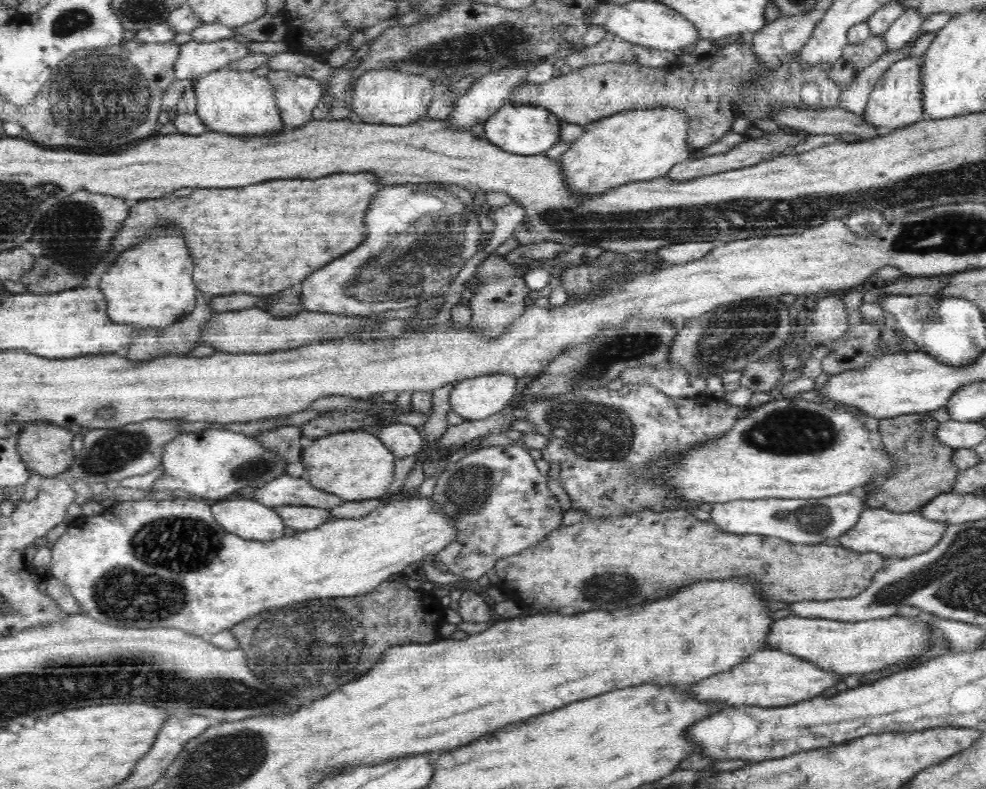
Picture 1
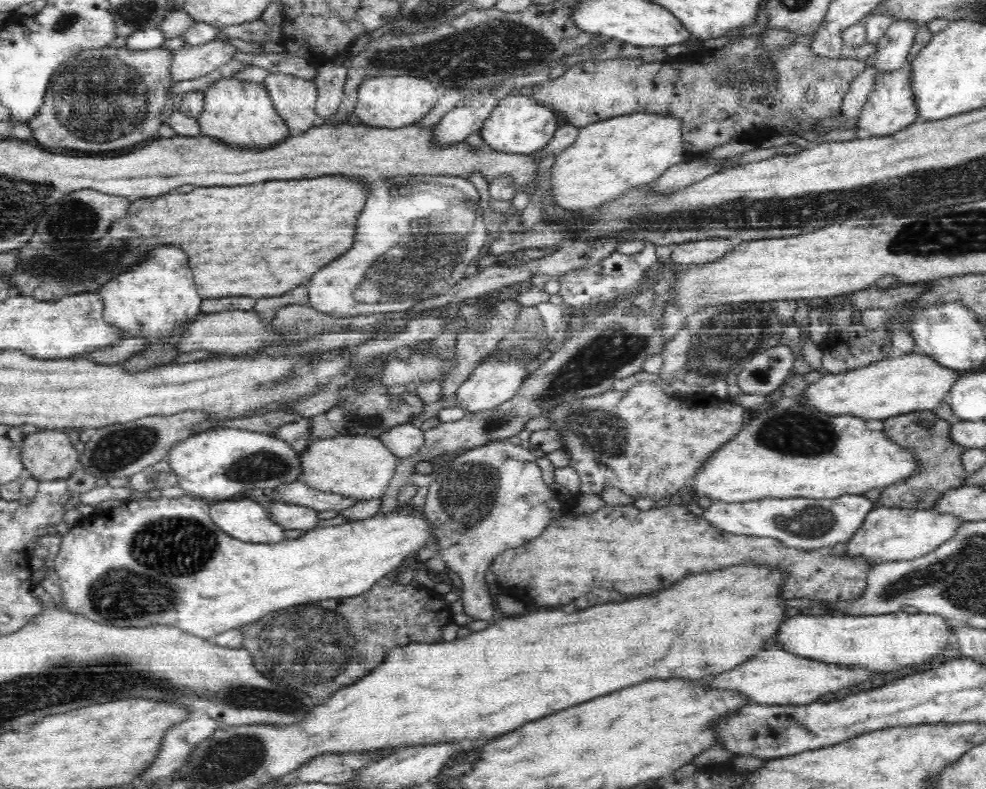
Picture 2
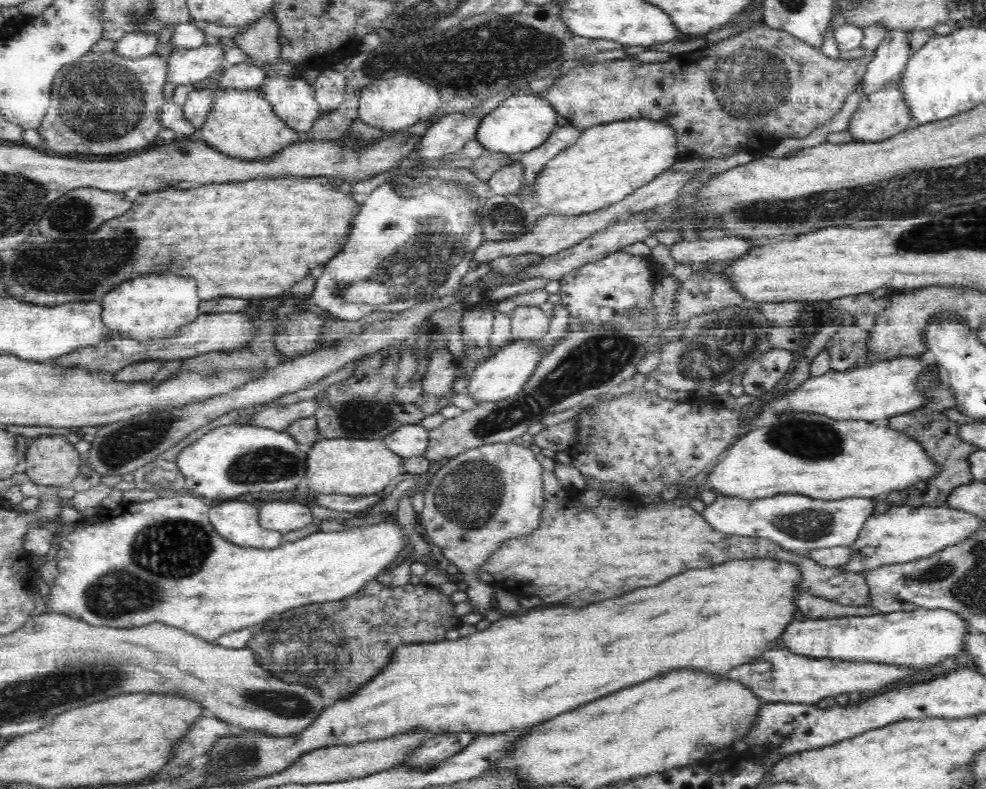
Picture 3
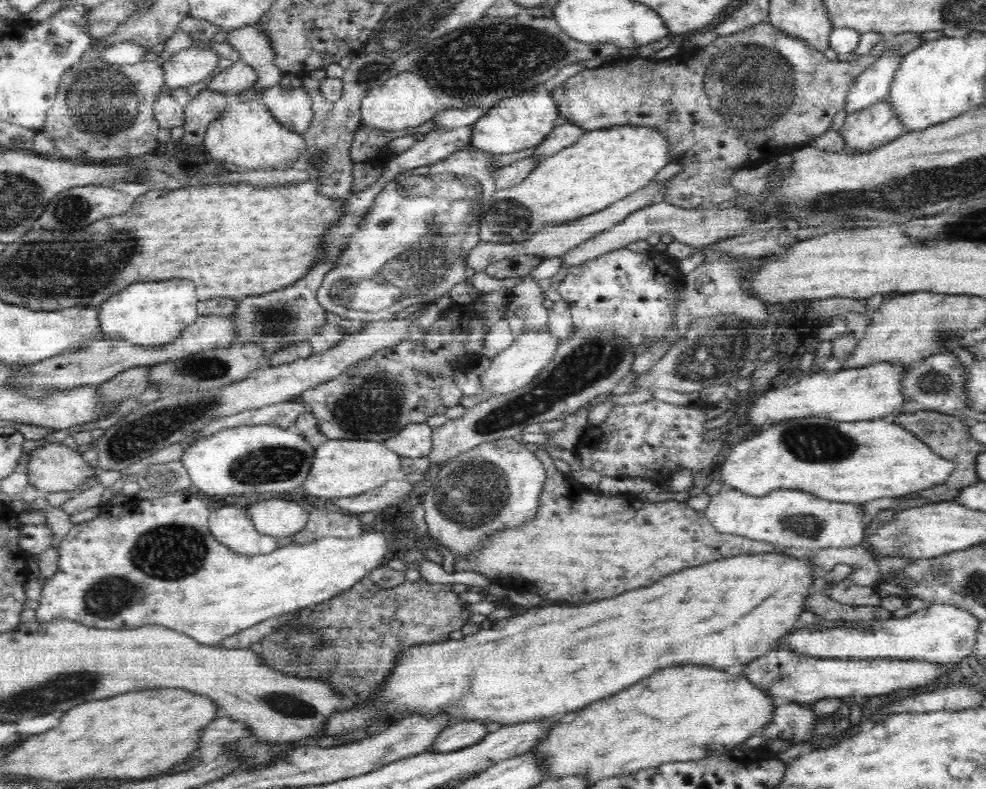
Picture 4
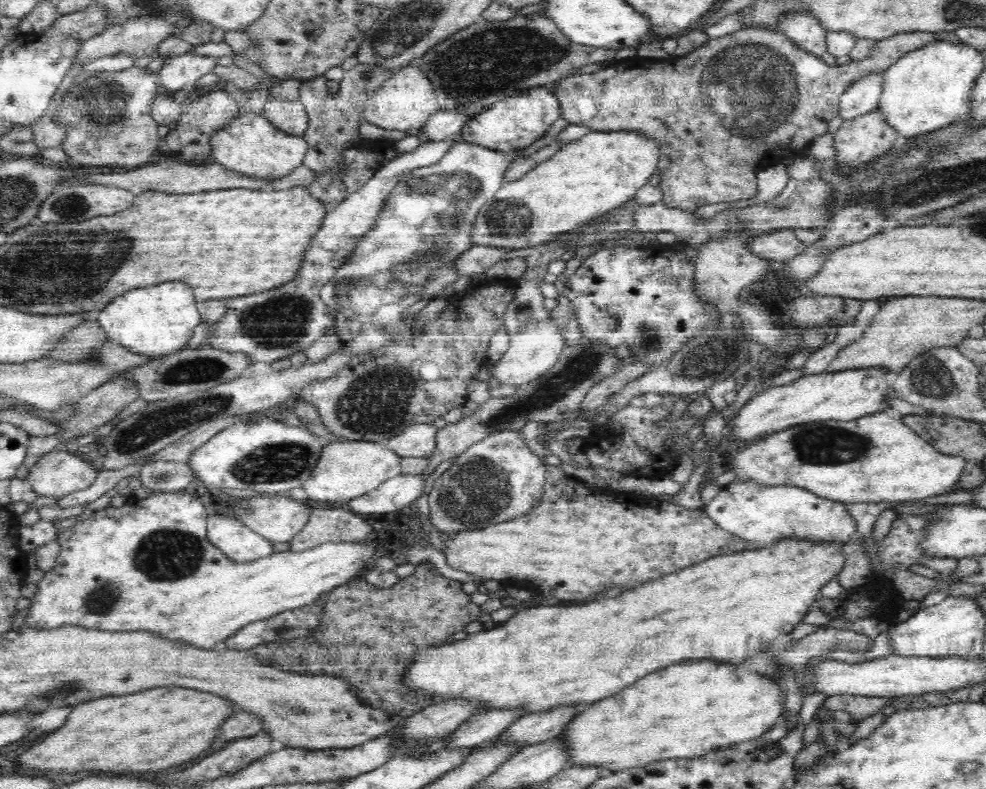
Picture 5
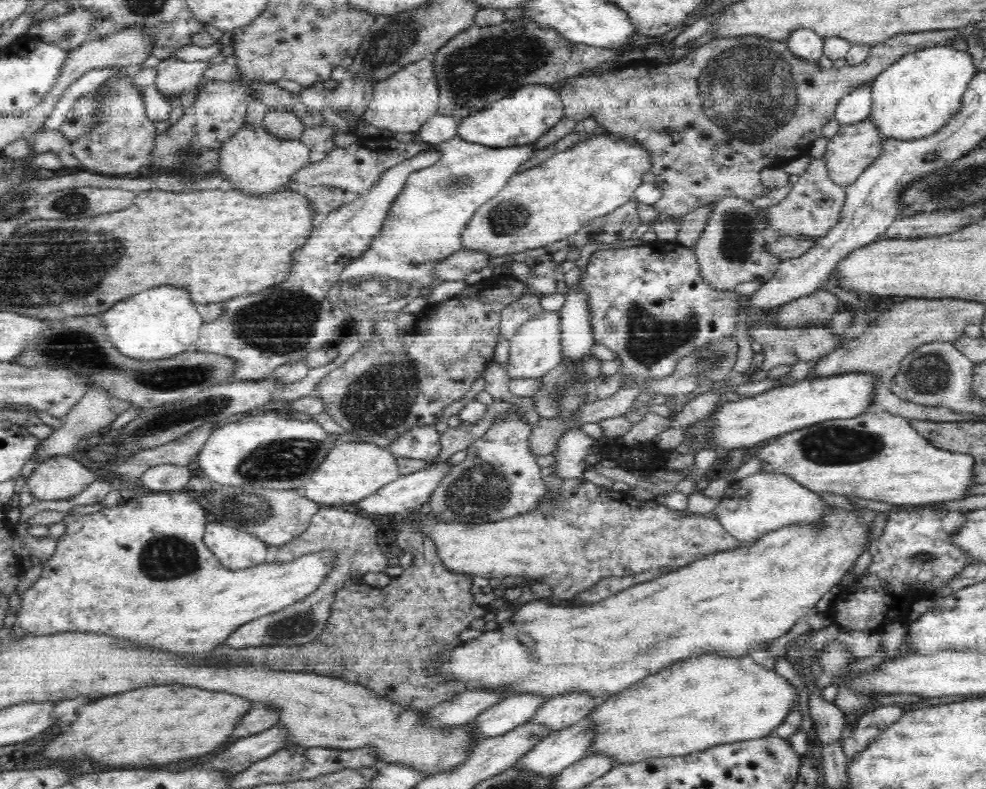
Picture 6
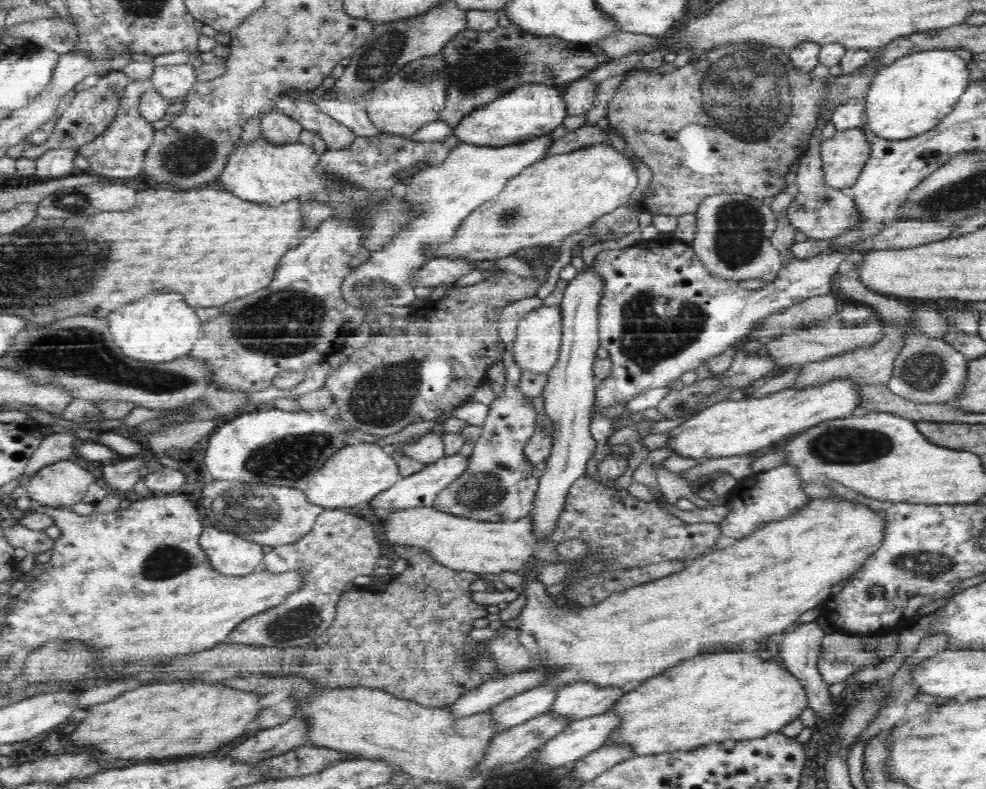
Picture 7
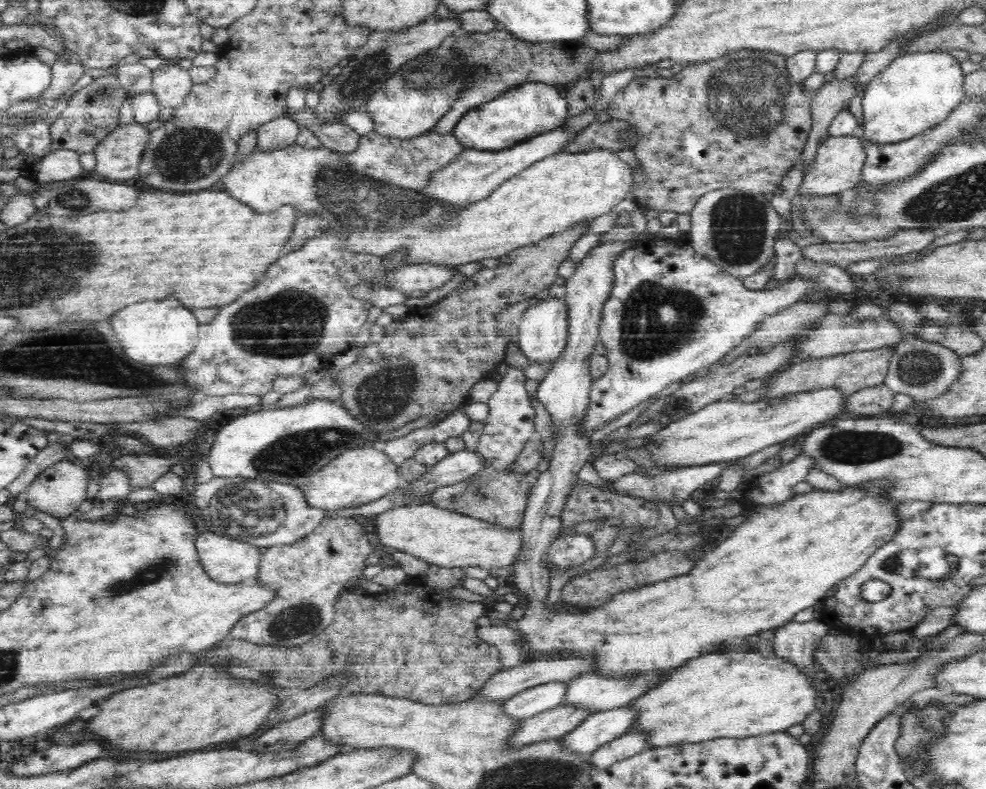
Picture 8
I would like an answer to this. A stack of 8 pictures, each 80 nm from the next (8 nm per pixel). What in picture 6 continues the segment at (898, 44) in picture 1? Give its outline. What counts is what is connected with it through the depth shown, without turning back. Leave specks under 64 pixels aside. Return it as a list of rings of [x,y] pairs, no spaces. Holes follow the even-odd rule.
[[[864,83],[845,94],[835,108],[840,126],[868,119],[871,112],[871,83]]]

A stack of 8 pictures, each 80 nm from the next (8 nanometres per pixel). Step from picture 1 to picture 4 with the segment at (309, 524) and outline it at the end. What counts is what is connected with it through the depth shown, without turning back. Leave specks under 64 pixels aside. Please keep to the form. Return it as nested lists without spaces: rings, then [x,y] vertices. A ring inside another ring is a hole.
[[[268,496],[268,500],[254,504],[238,504],[238,507],[242,506],[246,509],[248,519],[254,523],[254,528],[271,537],[295,535],[306,526],[310,518],[306,508],[282,496],[273,499]]]

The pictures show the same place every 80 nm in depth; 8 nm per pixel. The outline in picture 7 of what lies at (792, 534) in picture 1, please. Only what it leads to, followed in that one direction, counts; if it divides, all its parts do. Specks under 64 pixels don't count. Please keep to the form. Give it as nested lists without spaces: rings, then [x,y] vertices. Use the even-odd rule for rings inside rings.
[[[780,465],[759,473],[754,472],[738,481],[725,498],[724,504],[728,508],[728,514],[719,523],[720,530],[725,539],[743,537],[764,521],[780,519],[791,514],[801,507],[807,498],[810,496],[804,493],[802,479],[796,474],[795,466]]]

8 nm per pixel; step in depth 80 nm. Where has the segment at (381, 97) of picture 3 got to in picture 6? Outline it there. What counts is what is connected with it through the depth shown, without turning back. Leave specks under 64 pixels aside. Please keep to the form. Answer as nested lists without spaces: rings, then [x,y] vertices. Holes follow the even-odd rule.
[[[432,54],[426,60],[418,60],[414,64],[404,66],[375,85],[363,114],[365,122],[382,131],[391,130],[394,133],[418,131],[429,118],[438,114],[440,90],[436,80],[436,76],[432,74]]]

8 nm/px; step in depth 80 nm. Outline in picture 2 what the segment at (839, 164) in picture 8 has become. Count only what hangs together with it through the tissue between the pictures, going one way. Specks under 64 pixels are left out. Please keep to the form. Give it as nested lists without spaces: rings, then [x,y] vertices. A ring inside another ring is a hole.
[[[910,64],[880,75],[874,83],[874,90],[864,104],[862,112],[856,118],[857,130],[870,134],[872,137],[885,137],[898,133],[919,120],[918,107],[914,104],[914,93],[910,86]]]

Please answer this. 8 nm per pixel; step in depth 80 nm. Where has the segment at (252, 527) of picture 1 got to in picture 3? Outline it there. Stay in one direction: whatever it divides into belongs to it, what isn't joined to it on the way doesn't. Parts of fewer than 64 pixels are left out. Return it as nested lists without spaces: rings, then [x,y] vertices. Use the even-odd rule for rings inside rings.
[[[238,500],[210,504],[208,515],[215,532],[239,548],[273,549],[282,544],[282,533],[263,529],[258,524],[254,504]]]

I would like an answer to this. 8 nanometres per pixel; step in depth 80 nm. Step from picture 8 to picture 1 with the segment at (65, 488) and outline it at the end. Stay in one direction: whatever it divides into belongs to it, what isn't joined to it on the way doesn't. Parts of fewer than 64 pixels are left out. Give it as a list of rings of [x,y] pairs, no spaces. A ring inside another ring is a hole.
[[[26,422],[18,434],[17,451],[28,470],[45,476],[56,477],[65,472],[73,462],[72,432],[66,427],[48,423]]]

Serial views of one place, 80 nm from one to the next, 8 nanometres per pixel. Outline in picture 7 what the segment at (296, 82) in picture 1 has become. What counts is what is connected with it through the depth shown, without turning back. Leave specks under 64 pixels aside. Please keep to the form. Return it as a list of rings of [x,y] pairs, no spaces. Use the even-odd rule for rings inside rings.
[[[272,112],[260,118],[261,137],[272,146],[284,146],[298,142],[303,126],[281,112]]]

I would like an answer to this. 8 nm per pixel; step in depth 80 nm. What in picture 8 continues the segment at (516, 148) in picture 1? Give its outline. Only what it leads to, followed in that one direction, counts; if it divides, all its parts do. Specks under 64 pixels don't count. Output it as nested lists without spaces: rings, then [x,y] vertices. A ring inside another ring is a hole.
[[[530,81],[508,88],[498,98],[466,112],[452,134],[464,148],[497,153],[563,126],[568,118],[567,112],[567,100],[556,88]]]

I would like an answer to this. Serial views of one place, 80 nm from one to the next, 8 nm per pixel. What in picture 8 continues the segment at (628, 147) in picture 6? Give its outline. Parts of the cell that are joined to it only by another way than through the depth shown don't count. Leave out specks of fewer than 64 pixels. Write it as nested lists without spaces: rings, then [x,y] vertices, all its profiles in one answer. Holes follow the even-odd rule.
[[[292,144],[274,152],[263,152],[257,147],[250,156],[234,164],[222,178],[220,188],[256,212],[268,214],[282,206],[291,206],[298,217],[315,214],[322,221],[319,232],[346,237],[346,249],[352,253],[374,255],[382,261],[402,253],[406,257],[406,266],[432,264],[454,268],[468,262],[494,263],[511,250],[552,238],[558,232],[574,228],[576,224],[609,213],[620,202],[631,197],[630,193],[635,188],[634,178],[635,170],[610,150],[600,148],[575,154],[560,153],[523,169],[500,184],[498,190],[494,190],[486,199],[454,208],[426,197],[420,190],[388,187],[362,177],[342,161],[342,154],[325,147],[306,149]]]

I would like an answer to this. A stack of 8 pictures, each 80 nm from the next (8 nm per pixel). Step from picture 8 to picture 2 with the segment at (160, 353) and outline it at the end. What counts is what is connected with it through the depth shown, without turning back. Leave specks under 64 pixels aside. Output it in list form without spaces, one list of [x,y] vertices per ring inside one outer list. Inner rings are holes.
[[[178,248],[154,250],[142,266],[126,270],[122,278],[108,282],[98,293],[103,300],[103,319],[108,324],[145,339],[172,338],[178,333],[178,328],[197,317],[203,299],[196,294],[190,266],[186,266],[186,254]]]

